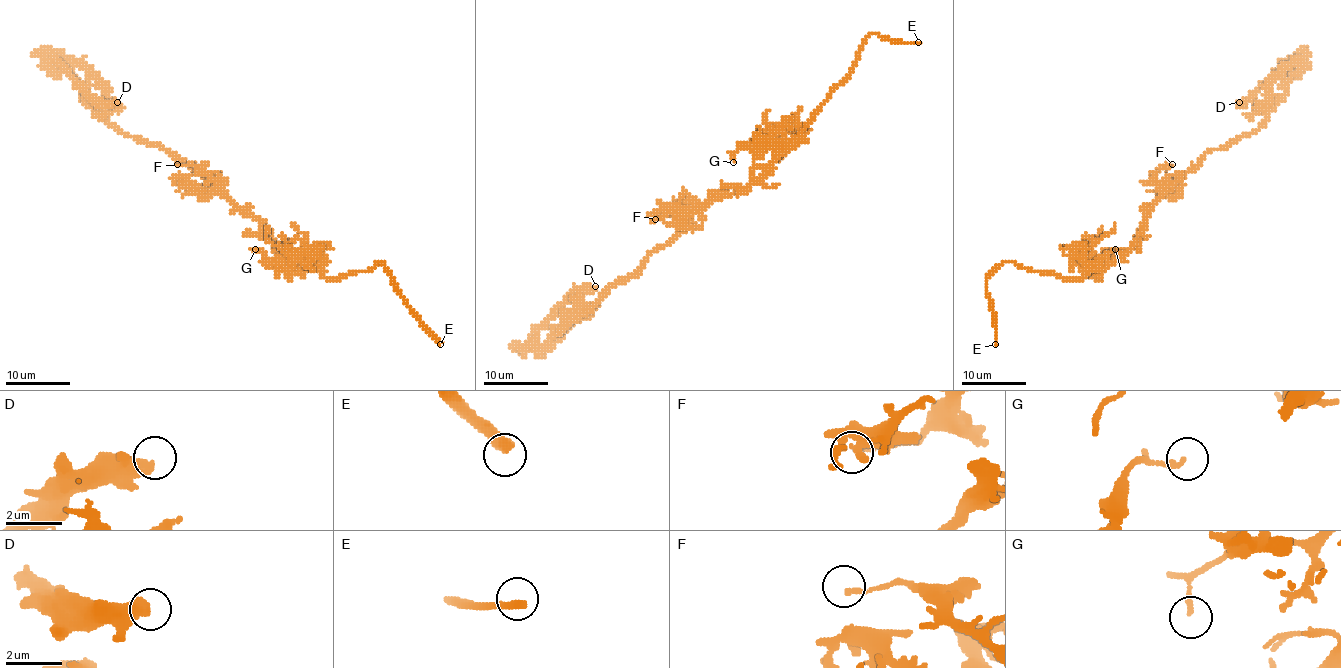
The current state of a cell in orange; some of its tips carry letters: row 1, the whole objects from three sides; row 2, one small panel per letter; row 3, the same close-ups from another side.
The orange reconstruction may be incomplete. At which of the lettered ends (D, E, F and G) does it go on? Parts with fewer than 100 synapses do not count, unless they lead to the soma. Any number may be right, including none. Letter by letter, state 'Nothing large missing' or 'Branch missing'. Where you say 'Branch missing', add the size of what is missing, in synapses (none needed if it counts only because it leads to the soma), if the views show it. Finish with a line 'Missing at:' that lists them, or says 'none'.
D: Nothing large missing
E: Branch missing
F: Nothing large missing
G: Nothing large missing
Missing at: E

